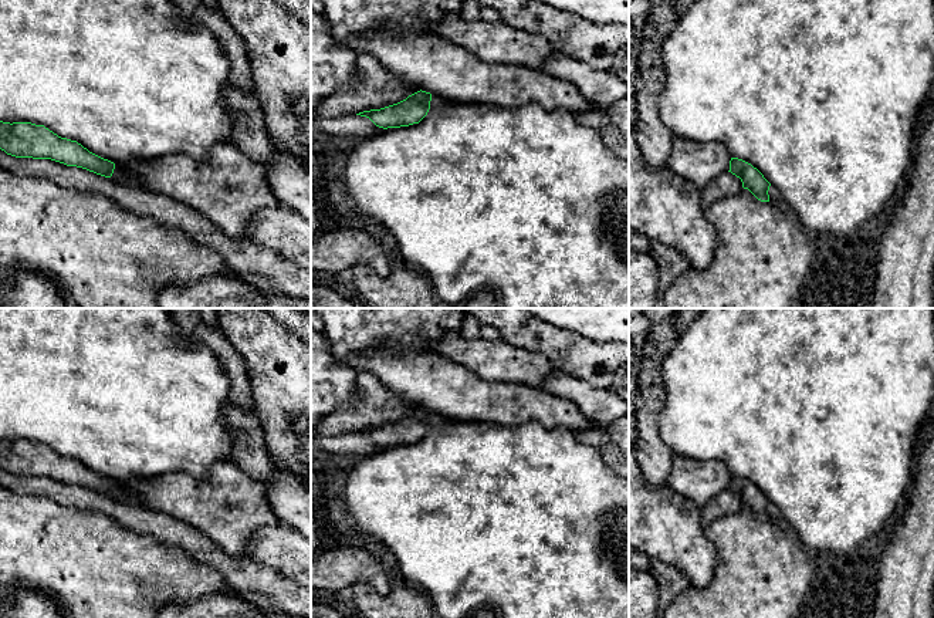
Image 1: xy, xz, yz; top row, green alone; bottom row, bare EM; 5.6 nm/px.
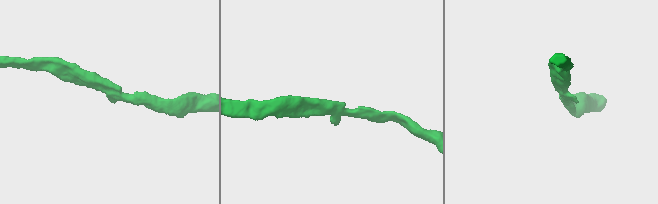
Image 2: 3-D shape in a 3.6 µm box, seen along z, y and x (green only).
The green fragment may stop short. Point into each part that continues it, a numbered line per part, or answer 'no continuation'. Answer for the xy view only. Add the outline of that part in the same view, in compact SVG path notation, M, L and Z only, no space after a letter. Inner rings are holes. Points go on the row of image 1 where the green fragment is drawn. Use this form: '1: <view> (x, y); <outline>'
1: xy (119, 174); M115 165L114 173L109 179L112 179L115 182L122 182L122 183L123 182L138 183L126 173L126 170L121 165Z

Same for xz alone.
1: xz (437, 102); M432 94L430 108L433 108L433 109L440 111L440 109L447 108L449 105L453 105L453 104L460 104L460 102L450 101L444 97L437 95L437 94Z

